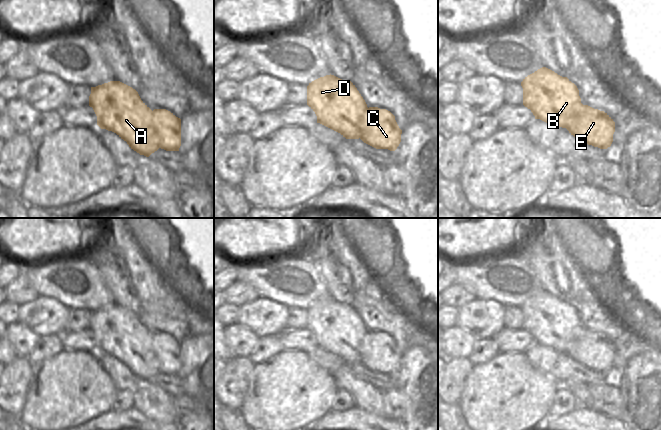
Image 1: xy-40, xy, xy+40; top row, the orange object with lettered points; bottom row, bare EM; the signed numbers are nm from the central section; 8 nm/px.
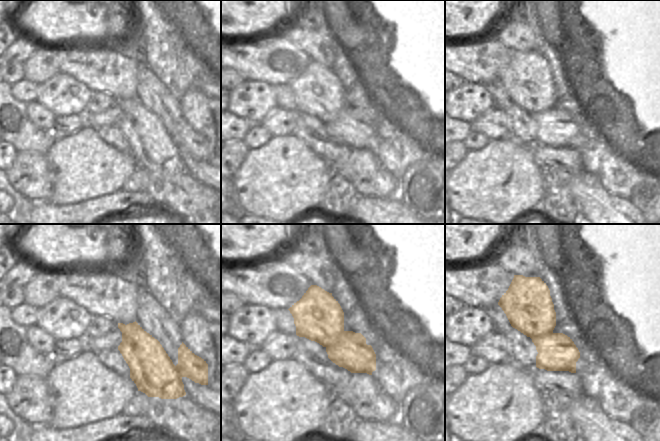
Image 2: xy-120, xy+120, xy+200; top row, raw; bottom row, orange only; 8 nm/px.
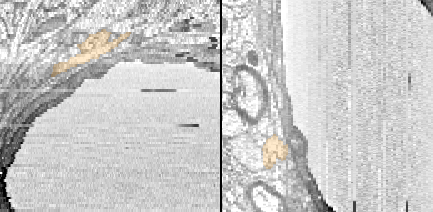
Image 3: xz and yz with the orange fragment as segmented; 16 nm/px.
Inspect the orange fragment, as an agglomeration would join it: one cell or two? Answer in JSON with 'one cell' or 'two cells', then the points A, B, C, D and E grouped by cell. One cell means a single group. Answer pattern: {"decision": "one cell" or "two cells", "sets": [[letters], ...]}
{"decision": "two cells", "sets": [["A", "B", "D"], ["C", "E"]]}

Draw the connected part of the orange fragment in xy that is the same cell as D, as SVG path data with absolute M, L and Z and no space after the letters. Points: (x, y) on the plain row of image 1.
M334 299L320 301L307 310L307 329L315 336L320 347L346 363L361 362L361 343L368 333L367 328L351 305L344 305Z

